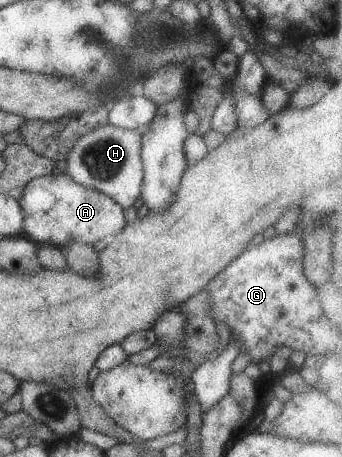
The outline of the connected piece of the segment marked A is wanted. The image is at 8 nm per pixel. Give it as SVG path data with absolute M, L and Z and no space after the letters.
M66 172L58 175L44 175L29 180L24 185L22 196L17 201L23 212L21 234L38 245L52 245L60 248L69 241L92 245L98 240L110 240L114 234L126 225L122 213L123 208L117 202L114 202L103 192L75 183Z

